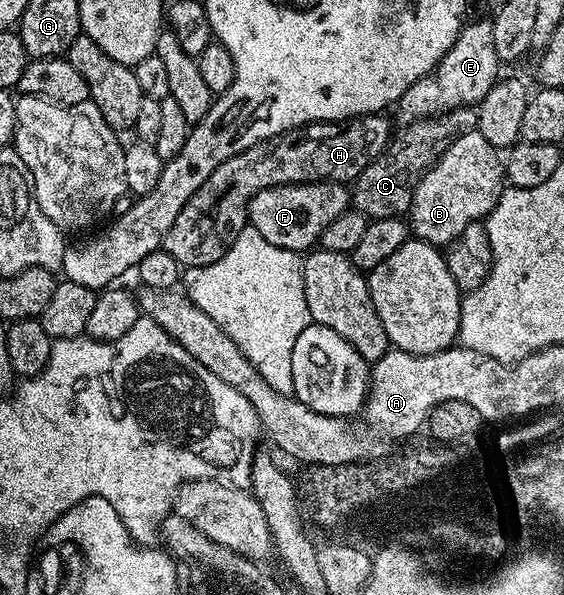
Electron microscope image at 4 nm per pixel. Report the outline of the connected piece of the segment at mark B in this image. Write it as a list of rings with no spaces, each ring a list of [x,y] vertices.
[[[469,131],[455,137],[448,150],[424,170],[416,185],[410,210],[410,229],[417,241],[447,246],[471,221],[483,222],[506,188],[506,161],[501,150],[486,143],[486,135]]]

